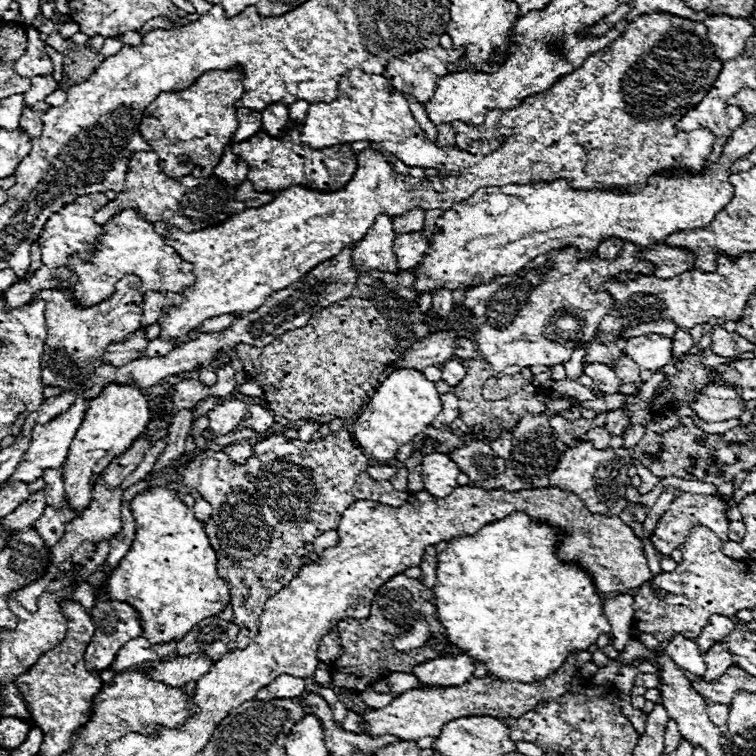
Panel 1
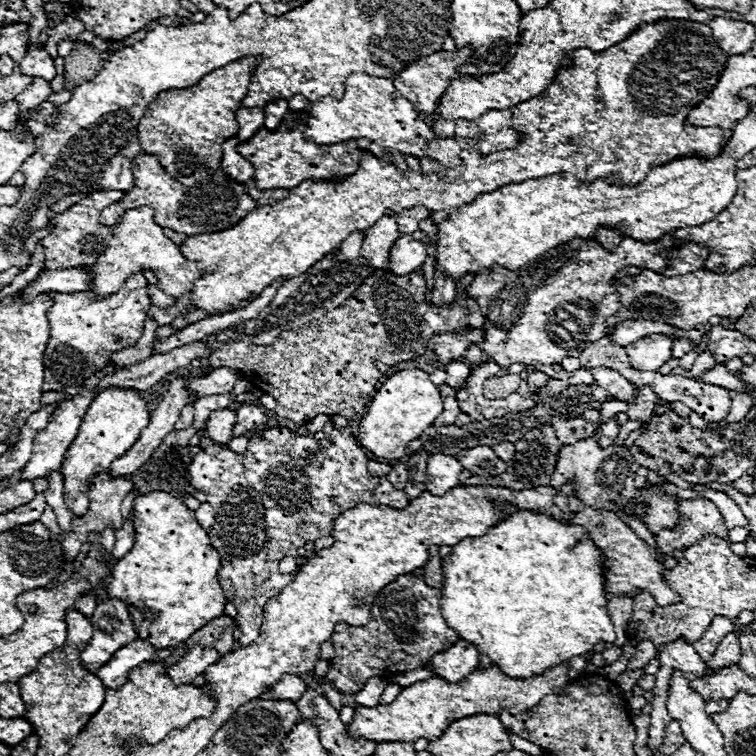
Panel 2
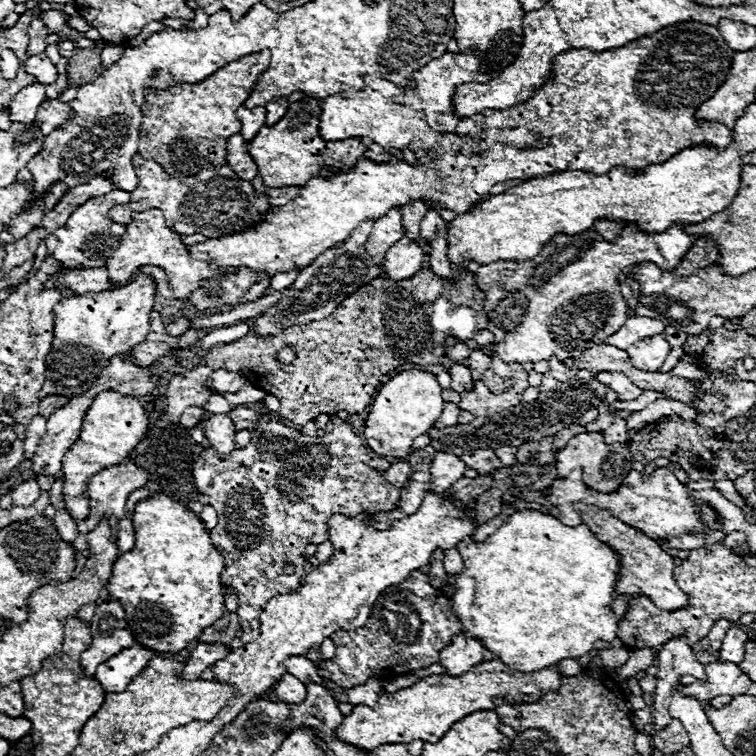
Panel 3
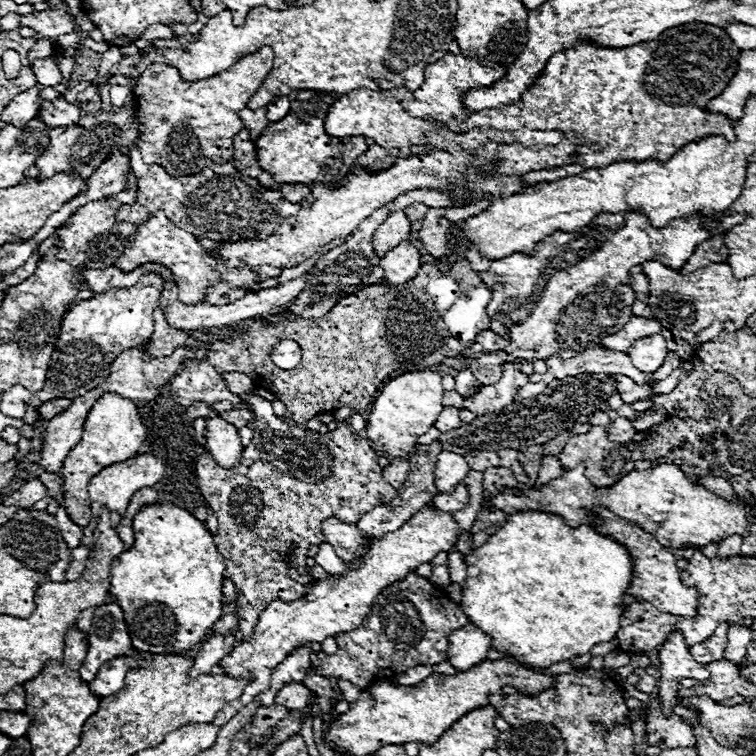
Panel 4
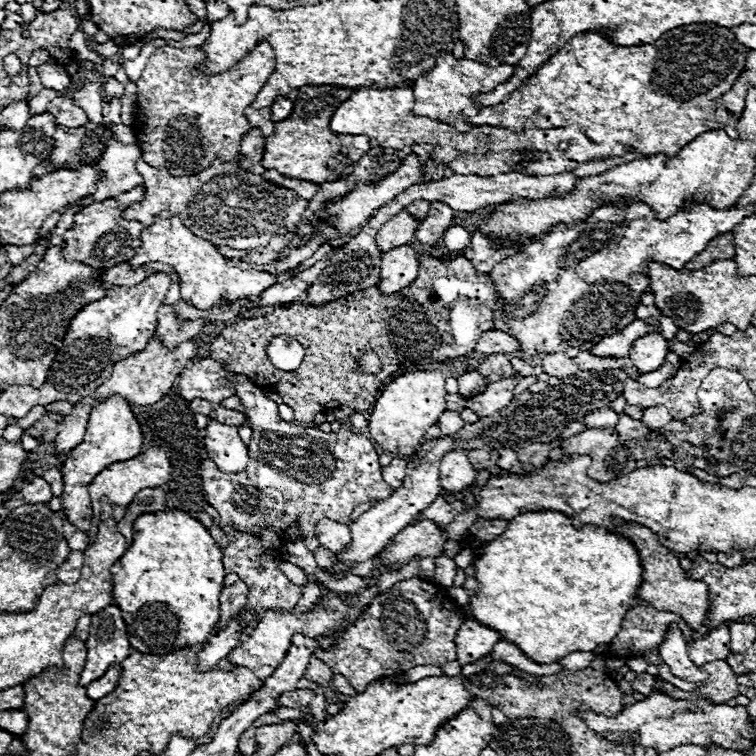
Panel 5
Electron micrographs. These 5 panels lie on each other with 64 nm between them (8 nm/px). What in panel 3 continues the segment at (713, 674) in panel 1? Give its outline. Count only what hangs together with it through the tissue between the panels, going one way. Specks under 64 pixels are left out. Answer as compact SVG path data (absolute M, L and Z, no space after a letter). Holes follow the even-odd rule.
M732 626L728 634L724 636L722 648L720 648L720 658L718 662L734 662L740 664L744 660L744 642L746 642L746 632L738 626Z

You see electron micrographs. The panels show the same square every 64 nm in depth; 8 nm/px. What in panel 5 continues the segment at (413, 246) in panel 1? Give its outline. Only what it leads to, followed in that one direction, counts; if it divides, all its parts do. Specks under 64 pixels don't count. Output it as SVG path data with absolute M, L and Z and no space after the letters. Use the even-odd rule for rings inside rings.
M398 246L398 250L388 250L380 264L378 288L386 294L398 292L418 276L418 254L412 246Z

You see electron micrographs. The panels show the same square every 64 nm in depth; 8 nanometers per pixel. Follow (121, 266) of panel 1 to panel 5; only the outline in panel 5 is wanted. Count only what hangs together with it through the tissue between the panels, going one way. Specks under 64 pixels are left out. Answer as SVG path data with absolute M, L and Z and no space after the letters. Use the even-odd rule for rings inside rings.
M160 212L154 220L156 220L154 224L142 230L140 234L142 244L136 250L136 256L128 260L128 264L140 268L146 262L164 262L172 266L180 278L180 296L188 304L198 308L210 308L214 304L224 304L226 300L222 300L222 296L228 296L228 302L246 296L258 300L260 294L274 284L276 276L268 272L240 270L238 266L228 266L228 258L222 256L218 250L214 250L214 246L208 240L194 236L188 228L184 228L180 218Z

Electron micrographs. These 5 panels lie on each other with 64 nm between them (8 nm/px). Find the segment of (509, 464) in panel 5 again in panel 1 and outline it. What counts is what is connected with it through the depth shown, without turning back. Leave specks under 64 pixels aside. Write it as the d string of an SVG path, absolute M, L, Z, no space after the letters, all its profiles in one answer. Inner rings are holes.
M496 438L496 440L490 440L488 444L490 444L490 448L492 448L500 458L508 458L508 456L510 456L512 442L510 442L508 438Z

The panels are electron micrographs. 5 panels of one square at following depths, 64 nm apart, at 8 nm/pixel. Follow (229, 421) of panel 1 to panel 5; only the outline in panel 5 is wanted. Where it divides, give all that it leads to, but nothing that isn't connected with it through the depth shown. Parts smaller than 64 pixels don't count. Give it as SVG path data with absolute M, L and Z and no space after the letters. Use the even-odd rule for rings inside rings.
M210 420L206 426L204 446L206 446L210 460L214 460L214 464L222 472L238 472L246 468L248 448L240 440L236 426Z

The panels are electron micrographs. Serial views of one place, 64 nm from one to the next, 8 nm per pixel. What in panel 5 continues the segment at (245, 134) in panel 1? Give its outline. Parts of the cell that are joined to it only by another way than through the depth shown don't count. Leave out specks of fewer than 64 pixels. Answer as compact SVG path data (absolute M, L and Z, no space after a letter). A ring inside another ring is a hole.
M248 106L248 110L244 110L244 116L252 128L262 130L262 134L266 134L266 136L272 134L274 122L270 122L270 110L254 110L252 106Z

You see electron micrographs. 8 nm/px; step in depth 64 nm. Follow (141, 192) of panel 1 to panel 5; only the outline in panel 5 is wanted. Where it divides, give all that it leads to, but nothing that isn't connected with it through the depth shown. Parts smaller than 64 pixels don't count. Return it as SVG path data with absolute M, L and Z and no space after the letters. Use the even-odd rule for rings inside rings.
M142 158L136 162L136 170L144 178L144 198L142 202L130 204L122 212L122 218L138 220L144 226L150 226L154 216L166 210L180 218L192 234L198 234L212 244L222 244L236 250L266 246L280 230L294 230L308 208L308 200L294 200L290 190L274 186L262 176L240 170L236 160L216 160L204 172L182 178L170 176L168 170L152 168Z

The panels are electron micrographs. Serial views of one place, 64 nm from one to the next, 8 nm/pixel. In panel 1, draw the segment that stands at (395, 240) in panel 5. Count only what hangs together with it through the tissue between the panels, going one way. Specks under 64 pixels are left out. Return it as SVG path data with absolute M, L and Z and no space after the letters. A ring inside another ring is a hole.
M386 214L378 216L374 226L366 232L366 238L358 242L352 250L352 266L360 272L380 270L398 274L398 262L392 252L392 242L396 234L392 230L392 218Z

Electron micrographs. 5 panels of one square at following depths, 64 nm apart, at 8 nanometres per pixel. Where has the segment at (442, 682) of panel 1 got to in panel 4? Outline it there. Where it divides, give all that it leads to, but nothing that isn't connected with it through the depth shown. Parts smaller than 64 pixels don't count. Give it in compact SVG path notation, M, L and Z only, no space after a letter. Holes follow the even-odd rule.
M466 624L460 630L454 630L448 646L448 662L458 670L466 672L468 668L486 660L490 650L490 636L480 632L476 626Z

